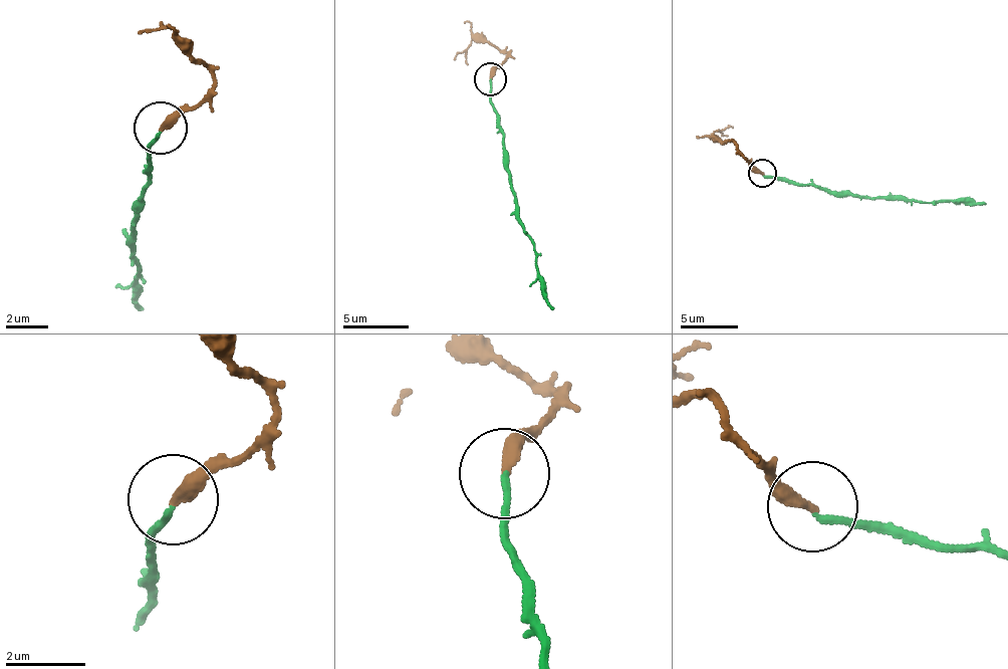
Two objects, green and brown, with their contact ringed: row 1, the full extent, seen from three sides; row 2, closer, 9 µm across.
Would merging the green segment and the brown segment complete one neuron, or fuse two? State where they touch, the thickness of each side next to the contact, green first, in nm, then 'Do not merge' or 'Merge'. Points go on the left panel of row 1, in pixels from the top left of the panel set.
Place: (160, 128). Thickness 150 nm (green) against 300 nm. Merge

